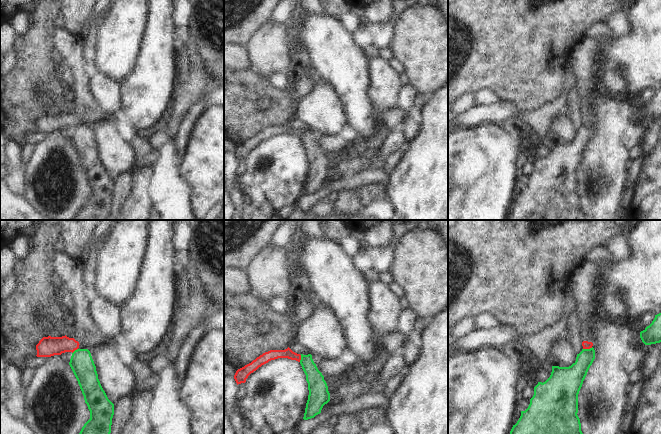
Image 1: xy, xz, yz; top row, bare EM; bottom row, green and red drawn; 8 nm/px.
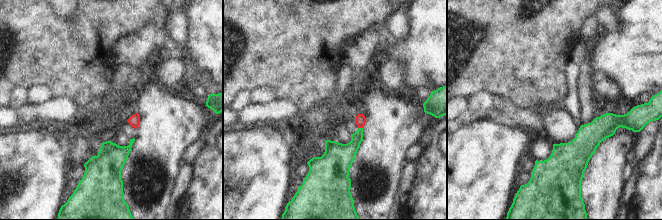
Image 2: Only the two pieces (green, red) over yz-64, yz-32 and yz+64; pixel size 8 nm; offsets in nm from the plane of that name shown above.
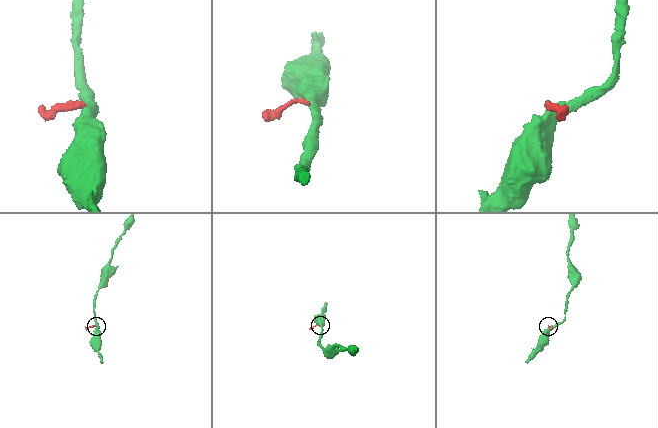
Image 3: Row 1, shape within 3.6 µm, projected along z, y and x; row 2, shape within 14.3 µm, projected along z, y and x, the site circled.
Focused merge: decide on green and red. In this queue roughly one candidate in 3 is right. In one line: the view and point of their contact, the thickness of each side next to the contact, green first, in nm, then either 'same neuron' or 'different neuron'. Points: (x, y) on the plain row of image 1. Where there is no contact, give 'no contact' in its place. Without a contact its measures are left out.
meets green in yz at (587, 125); 180 nm thick on the green side, 60 nm on the other; different neuron

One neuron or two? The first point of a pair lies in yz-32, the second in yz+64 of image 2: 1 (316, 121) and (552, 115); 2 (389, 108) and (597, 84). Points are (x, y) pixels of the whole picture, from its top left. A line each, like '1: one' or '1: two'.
1: two
2: two

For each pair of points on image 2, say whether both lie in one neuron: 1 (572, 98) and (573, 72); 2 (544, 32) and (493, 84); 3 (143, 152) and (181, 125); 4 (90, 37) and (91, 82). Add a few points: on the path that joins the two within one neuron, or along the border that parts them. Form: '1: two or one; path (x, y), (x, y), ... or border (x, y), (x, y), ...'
1: one; path (573, 92), (573, 78)
2: one; path (531, 45), (505, 71)
3: one; path (152, 148), (172, 128)
4: one; path (81, 48), (81, 71)

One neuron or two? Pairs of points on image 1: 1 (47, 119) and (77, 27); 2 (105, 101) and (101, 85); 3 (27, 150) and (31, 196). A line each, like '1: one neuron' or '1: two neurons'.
1: two neurons
2: one neuron
3: two neurons

